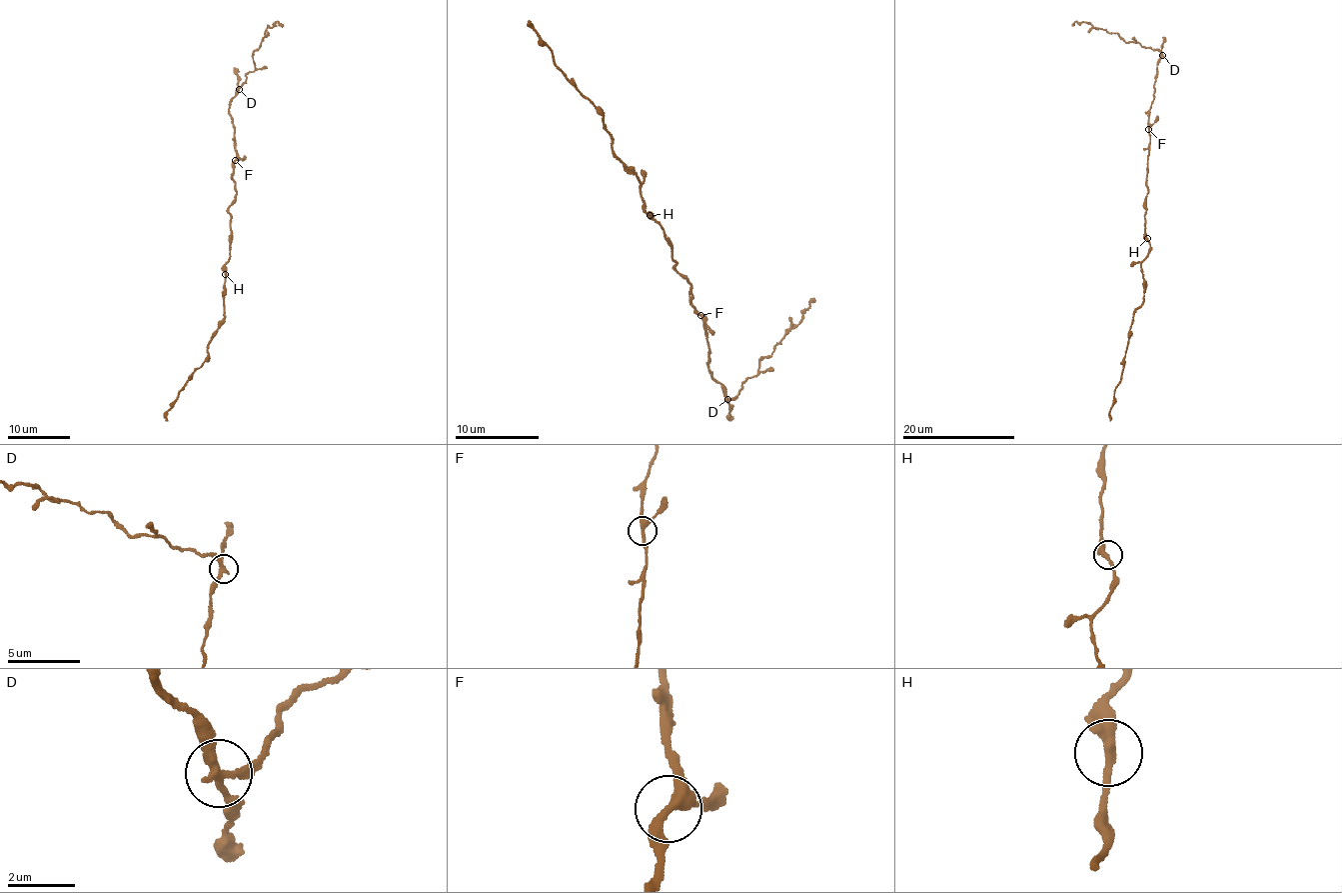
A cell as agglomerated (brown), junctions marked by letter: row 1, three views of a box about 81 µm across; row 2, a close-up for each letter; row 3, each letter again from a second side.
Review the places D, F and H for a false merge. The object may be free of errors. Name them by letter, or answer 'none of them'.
D

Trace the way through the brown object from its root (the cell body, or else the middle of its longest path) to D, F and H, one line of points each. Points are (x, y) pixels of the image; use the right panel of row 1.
D: (1146, 184), (1150, 141), (1148, 110), (1158, 60), (1162, 55)
F: (1146, 184), (1148, 129)
H: (1146, 184), (1144, 229), (1147, 238)

